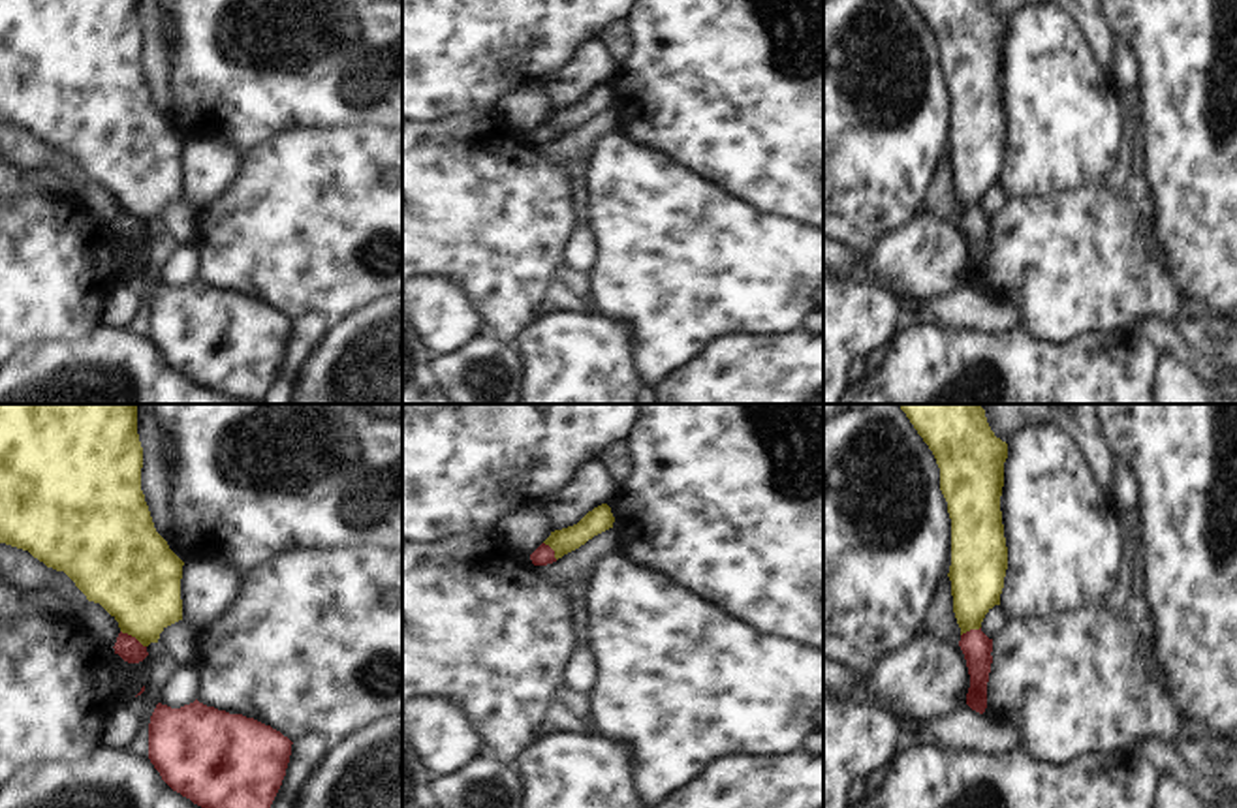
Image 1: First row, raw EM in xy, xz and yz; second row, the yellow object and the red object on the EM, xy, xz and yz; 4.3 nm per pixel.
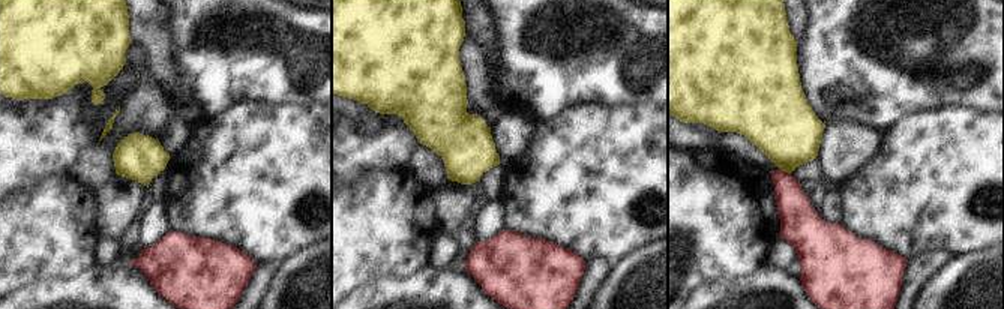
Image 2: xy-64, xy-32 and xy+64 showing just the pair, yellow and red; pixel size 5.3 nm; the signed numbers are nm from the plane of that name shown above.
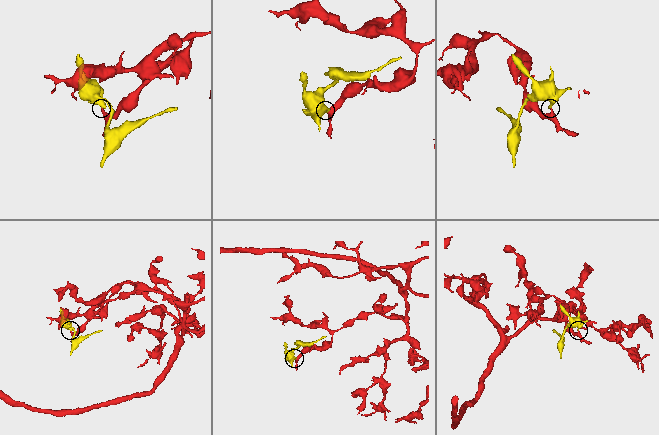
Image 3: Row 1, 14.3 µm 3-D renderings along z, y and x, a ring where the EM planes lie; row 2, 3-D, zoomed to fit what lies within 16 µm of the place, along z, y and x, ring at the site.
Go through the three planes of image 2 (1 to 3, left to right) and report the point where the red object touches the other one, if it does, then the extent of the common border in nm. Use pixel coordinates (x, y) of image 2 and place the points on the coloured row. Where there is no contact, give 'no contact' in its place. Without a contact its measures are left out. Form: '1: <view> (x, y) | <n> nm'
1: no contact
2: no contact
3: xy+64 (785, 171) | 70 nm

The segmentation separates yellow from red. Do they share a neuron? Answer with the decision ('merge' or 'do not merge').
do not merge

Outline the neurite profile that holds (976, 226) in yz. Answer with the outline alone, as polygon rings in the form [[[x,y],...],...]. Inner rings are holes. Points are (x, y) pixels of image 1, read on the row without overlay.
[[[981,207],[970,209],[961,214],[959,225],[964,233],[970,267],[966,272],[966,284],[983,293],[987,287],[987,261],[993,242],[993,218],[989,218]]]

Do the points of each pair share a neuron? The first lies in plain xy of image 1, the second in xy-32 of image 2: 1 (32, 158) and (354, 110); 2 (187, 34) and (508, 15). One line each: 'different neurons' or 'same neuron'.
1: same neuron
2: same neuron

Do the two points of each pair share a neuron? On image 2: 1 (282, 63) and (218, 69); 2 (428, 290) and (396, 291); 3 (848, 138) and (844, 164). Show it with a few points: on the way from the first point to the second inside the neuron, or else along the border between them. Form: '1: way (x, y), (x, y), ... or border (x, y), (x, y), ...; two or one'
1: way (266, 63), (234, 63); one
2: way (420, 291), (404, 291); one
3: way (847, 144), (844, 147), (844, 158); one

